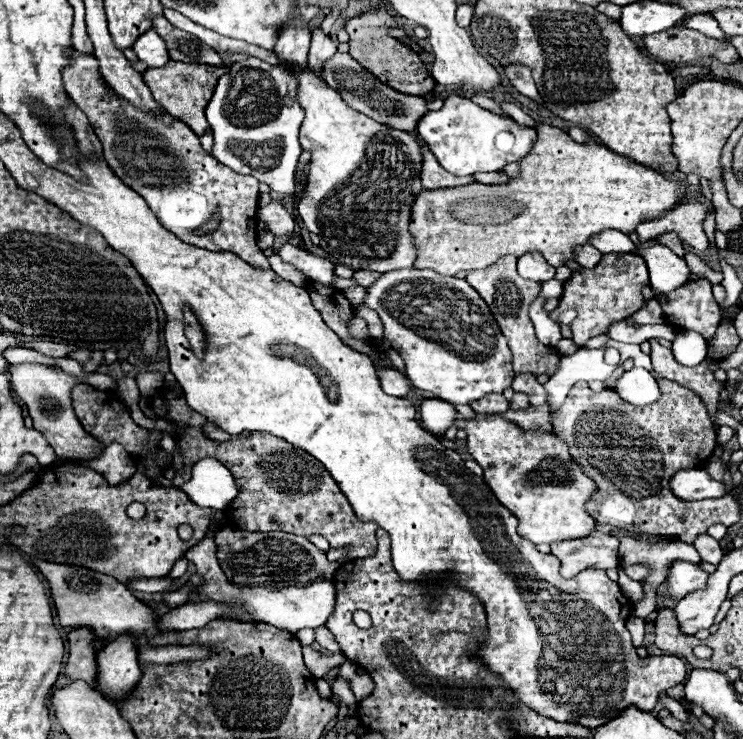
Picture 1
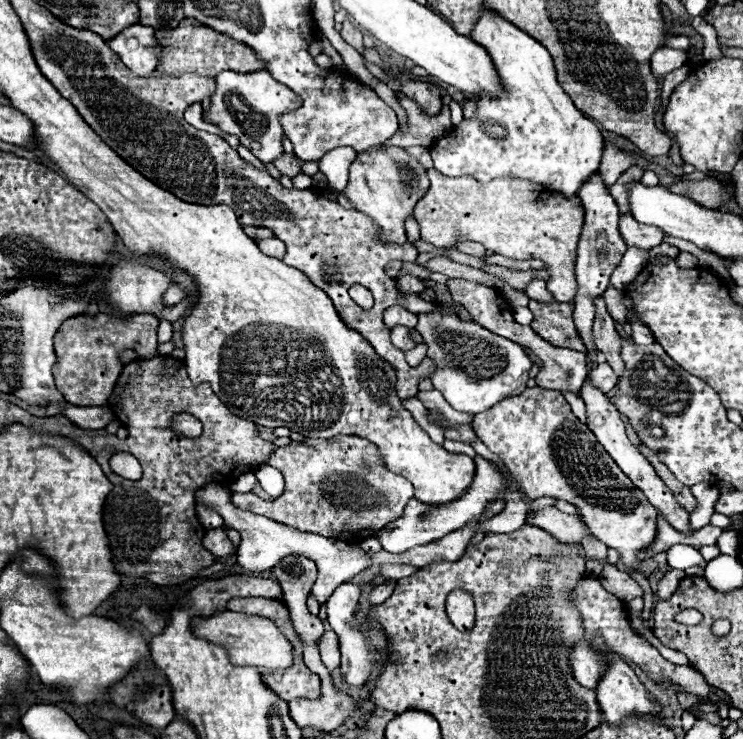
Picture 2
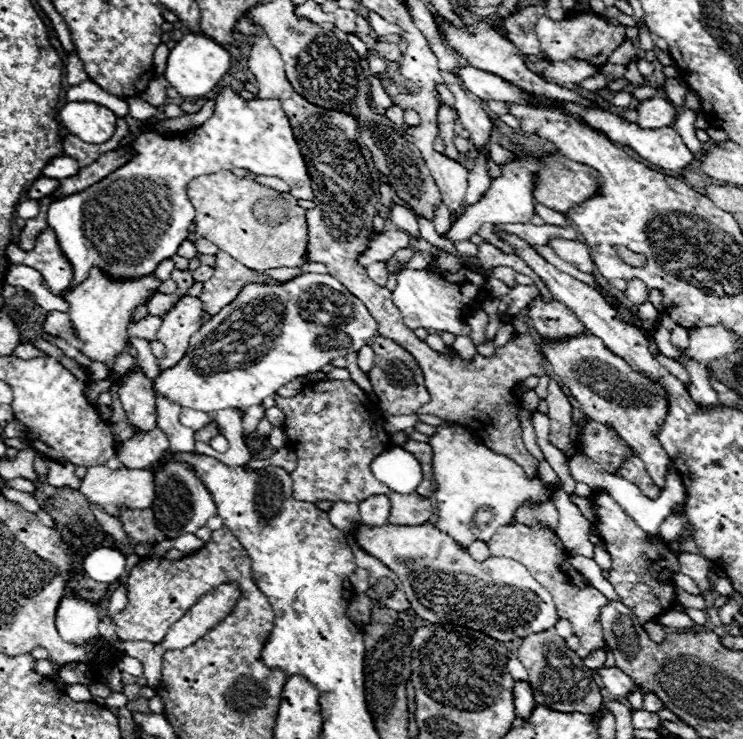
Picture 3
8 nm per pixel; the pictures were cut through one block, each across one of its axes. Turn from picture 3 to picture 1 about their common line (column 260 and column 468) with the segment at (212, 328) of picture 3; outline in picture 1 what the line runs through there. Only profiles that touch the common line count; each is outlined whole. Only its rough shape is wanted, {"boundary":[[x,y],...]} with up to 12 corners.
{"boundary":[[462,278],[366,288],[408,380],[452,404],[502,394],[512,356]]}

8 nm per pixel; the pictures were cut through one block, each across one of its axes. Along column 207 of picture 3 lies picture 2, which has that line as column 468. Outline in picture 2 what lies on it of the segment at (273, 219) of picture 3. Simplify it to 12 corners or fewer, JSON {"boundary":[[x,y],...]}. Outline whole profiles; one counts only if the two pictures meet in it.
{"boundary":[[442,176],[414,218],[422,240],[458,236],[540,258],[576,292],[580,198],[528,180]]}

